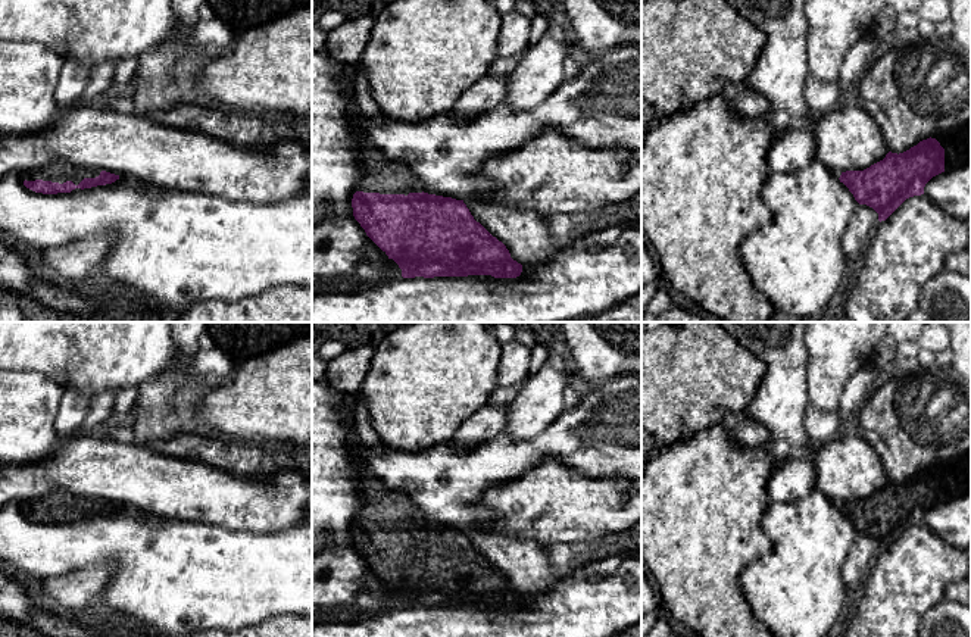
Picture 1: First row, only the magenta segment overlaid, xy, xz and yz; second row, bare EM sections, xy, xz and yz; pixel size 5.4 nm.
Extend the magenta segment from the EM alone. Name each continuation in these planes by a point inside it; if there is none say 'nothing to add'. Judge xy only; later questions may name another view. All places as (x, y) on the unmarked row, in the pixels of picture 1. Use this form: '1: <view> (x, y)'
1: xy (59, 502)

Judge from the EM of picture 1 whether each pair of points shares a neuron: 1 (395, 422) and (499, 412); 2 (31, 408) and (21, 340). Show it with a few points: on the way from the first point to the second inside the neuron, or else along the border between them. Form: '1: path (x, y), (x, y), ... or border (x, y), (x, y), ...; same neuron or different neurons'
1: border (487, 402), (449, 440); different neurons
2: border (15, 369), (38, 371), (58, 384); different neurons

